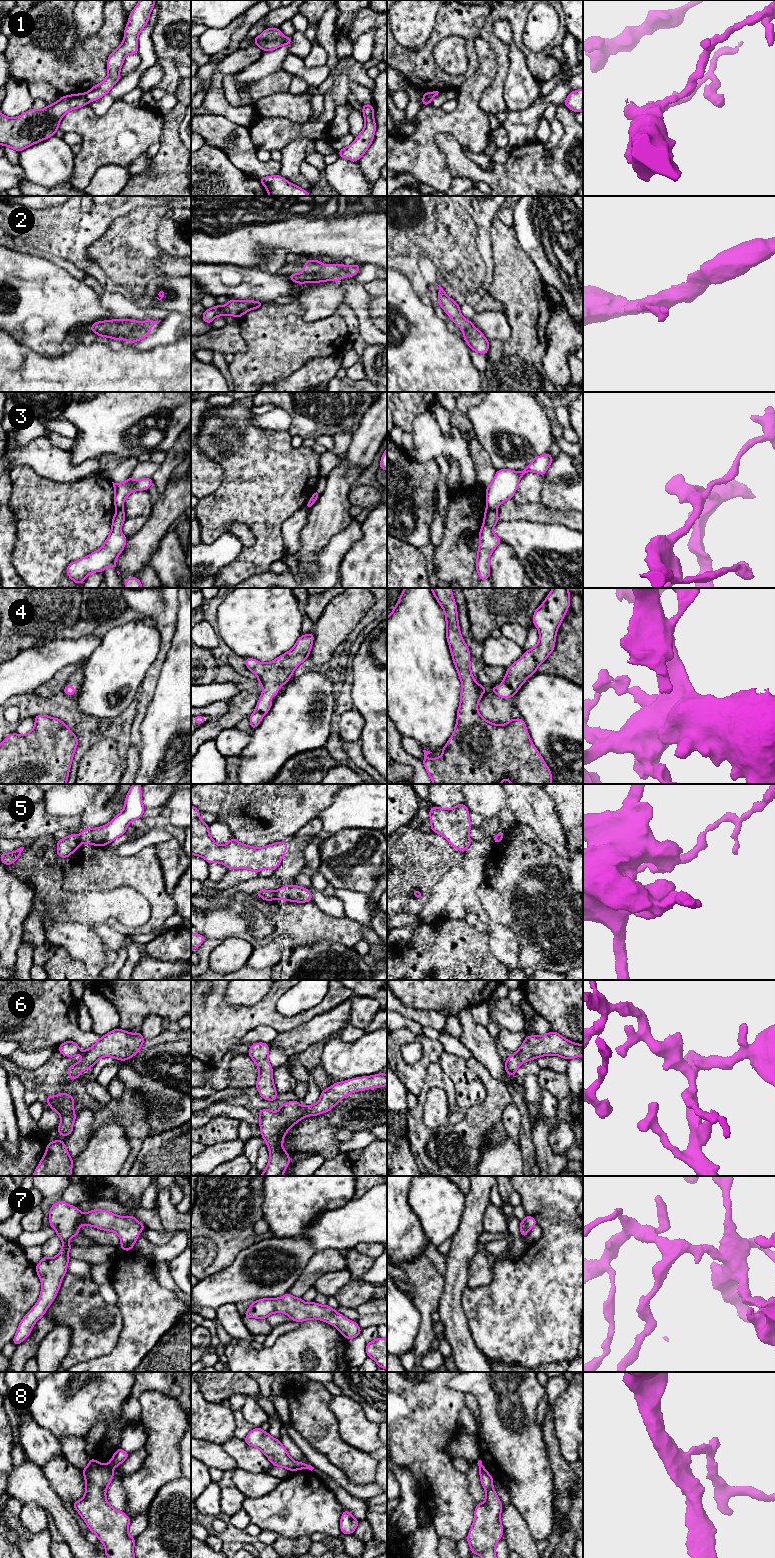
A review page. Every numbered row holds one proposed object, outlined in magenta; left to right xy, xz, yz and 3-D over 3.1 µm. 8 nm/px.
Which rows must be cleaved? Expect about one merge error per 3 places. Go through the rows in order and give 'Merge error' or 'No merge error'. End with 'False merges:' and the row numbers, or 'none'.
1: Merge error
2: No merge error
3: Merge error
4: No merge error
5: Merge error
6: No merge error
7: No merge error
8: Merge error
False merges: 1, 3, 5, 8

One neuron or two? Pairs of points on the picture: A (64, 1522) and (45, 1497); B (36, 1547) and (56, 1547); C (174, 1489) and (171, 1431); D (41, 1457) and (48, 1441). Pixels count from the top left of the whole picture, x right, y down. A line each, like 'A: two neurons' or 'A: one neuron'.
A: one neuron
B: two neurons
C: two neurons
D: one neuron

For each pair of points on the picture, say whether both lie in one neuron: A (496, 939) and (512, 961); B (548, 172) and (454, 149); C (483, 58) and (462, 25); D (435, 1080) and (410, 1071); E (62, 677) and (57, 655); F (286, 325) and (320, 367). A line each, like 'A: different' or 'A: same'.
A: same
B: same
C: different
D: different
E: different
F: different

